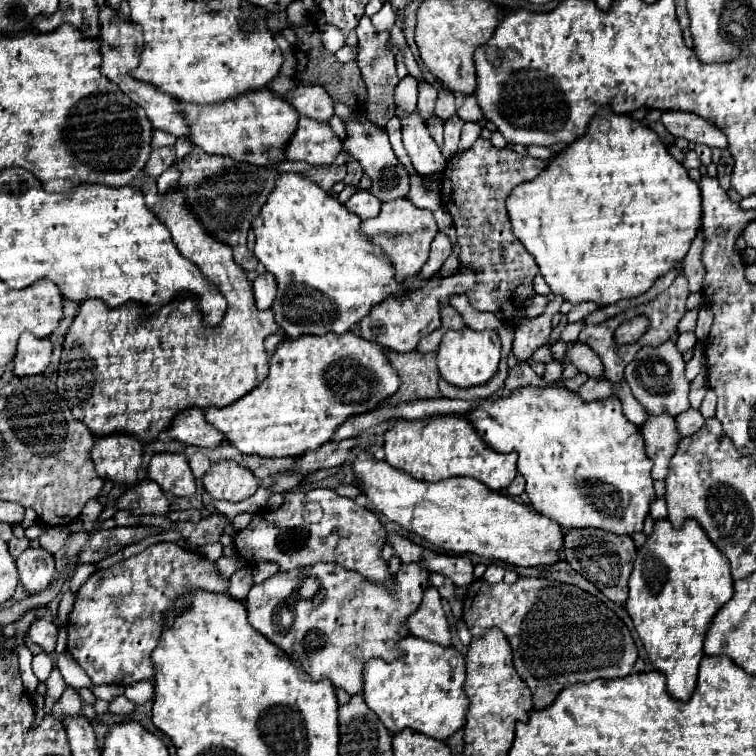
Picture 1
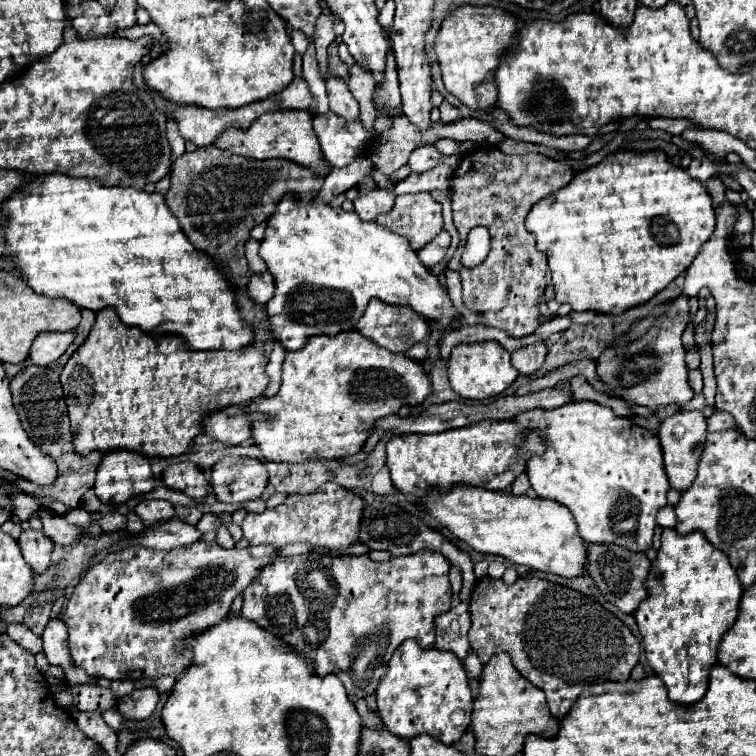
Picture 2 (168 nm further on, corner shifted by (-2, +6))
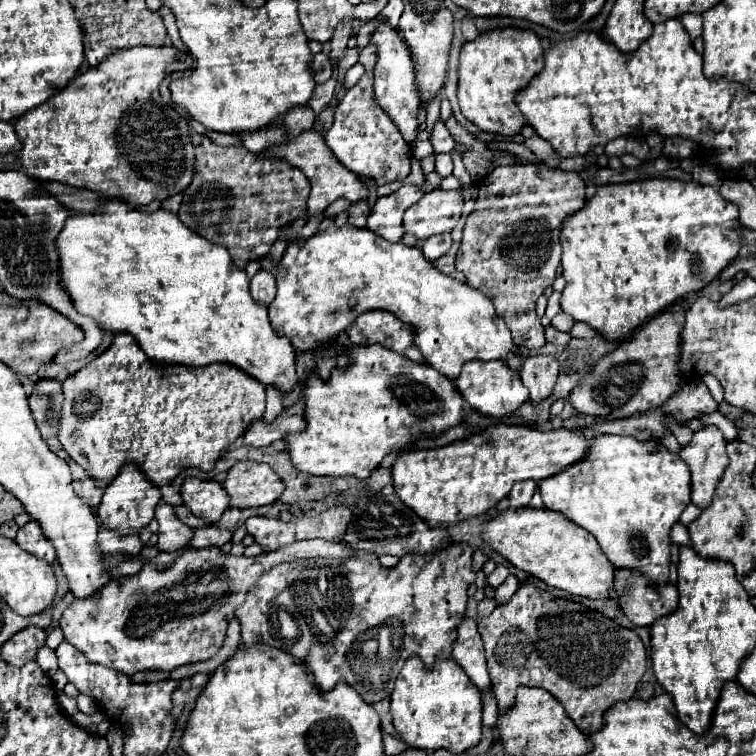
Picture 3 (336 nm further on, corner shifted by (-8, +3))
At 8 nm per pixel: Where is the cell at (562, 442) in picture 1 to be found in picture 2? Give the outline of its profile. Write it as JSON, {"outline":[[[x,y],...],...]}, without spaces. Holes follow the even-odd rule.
{"outline":[[[570,402],[570,404],[564,404],[564,406],[554,408],[554,410],[530,410],[530,412],[520,414],[516,418],[516,422],[518,424],[528,422],[528,428],[538,432],[538,436],[548,444],[548,448],[546,448],[546,452],[542,456],[532,456],[532,460],[528,460],[528,478],[530,478],[530,484],[532,484],[534,492],[540,498],[552,498],[558,504],[564,504],[574,514],[578,530],[580,530],[580,538],[584,542],[588,542],[588,544],[618,544],[622,548],[628,548],[630,552],[646,552],[652,546],[652,536],[654,536],[654,528],[656,528],[656,514],[658,514],[660,508],[664,508],[668,504],[666,494],[670,490],[670,482],[668,482],[668,476],[664,472],[662,446],[660,446],[658,438],[650,430],[644,430],[642,426],[630,422],[628,418],[614,416],[614,412],[610,408],[604,408],[604,406],[596,404],[596,402]]]}

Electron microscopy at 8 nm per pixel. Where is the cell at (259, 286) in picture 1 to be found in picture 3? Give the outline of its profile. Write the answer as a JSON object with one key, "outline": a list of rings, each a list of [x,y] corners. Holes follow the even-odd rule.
{"outline":[[[260,269],[252,281],[250,281],[250,293],[254,297],[256,303],[262,303],[264,307],[268,307],[276,295],[276,279],[270,271]]]}

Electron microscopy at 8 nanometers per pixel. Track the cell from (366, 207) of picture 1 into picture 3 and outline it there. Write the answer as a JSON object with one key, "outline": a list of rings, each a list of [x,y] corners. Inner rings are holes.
{"outline":[[[402,185],[394,195],[378,197],[368,215],[366,227],[376,235],[396,243],[402,239],[402,215],[409,207],[418,202],[425,192],[414,185]]]}

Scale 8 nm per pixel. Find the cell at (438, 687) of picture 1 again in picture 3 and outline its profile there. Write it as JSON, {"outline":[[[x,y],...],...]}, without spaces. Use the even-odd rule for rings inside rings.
{"outline":[[[412,655],[396,677],[396,687],[390,695],[390,713],[398,735],[410,747],[424,751],[448,749],[464,753],[478,745],[482,735],[480,691],[452,659],[438,659],[434,671],[426,671],[426,665]]]}

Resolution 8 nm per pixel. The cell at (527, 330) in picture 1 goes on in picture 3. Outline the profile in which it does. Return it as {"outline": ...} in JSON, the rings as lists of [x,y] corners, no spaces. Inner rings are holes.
{"outline":[[[552,355],[526,357],[520,369],[520,377],[522,383],[530,389],[530,399],[538,403],[552,393],[552,387],[558,377],[558,361]]]}

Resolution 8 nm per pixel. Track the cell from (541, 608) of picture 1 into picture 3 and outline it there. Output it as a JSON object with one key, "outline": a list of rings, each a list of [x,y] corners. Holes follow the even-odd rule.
{"outline":[[[522,585],[508,603],[496,605],[496,609],[486,619],[478,621],[478,631],[484,641],[492,691],[498,699],[500,711],[514,703],[518,685],[542,687],[558,697],[568,717],[582,733],[598,731],[602,727],[604,711],[618,701],[630,699],[646,671],[646,649],[642,639],[632,629],[624,629],[616,621],[594,609],[586,609],[576,601],[548,597],[546,591],[540,591],[534,585]]]}

